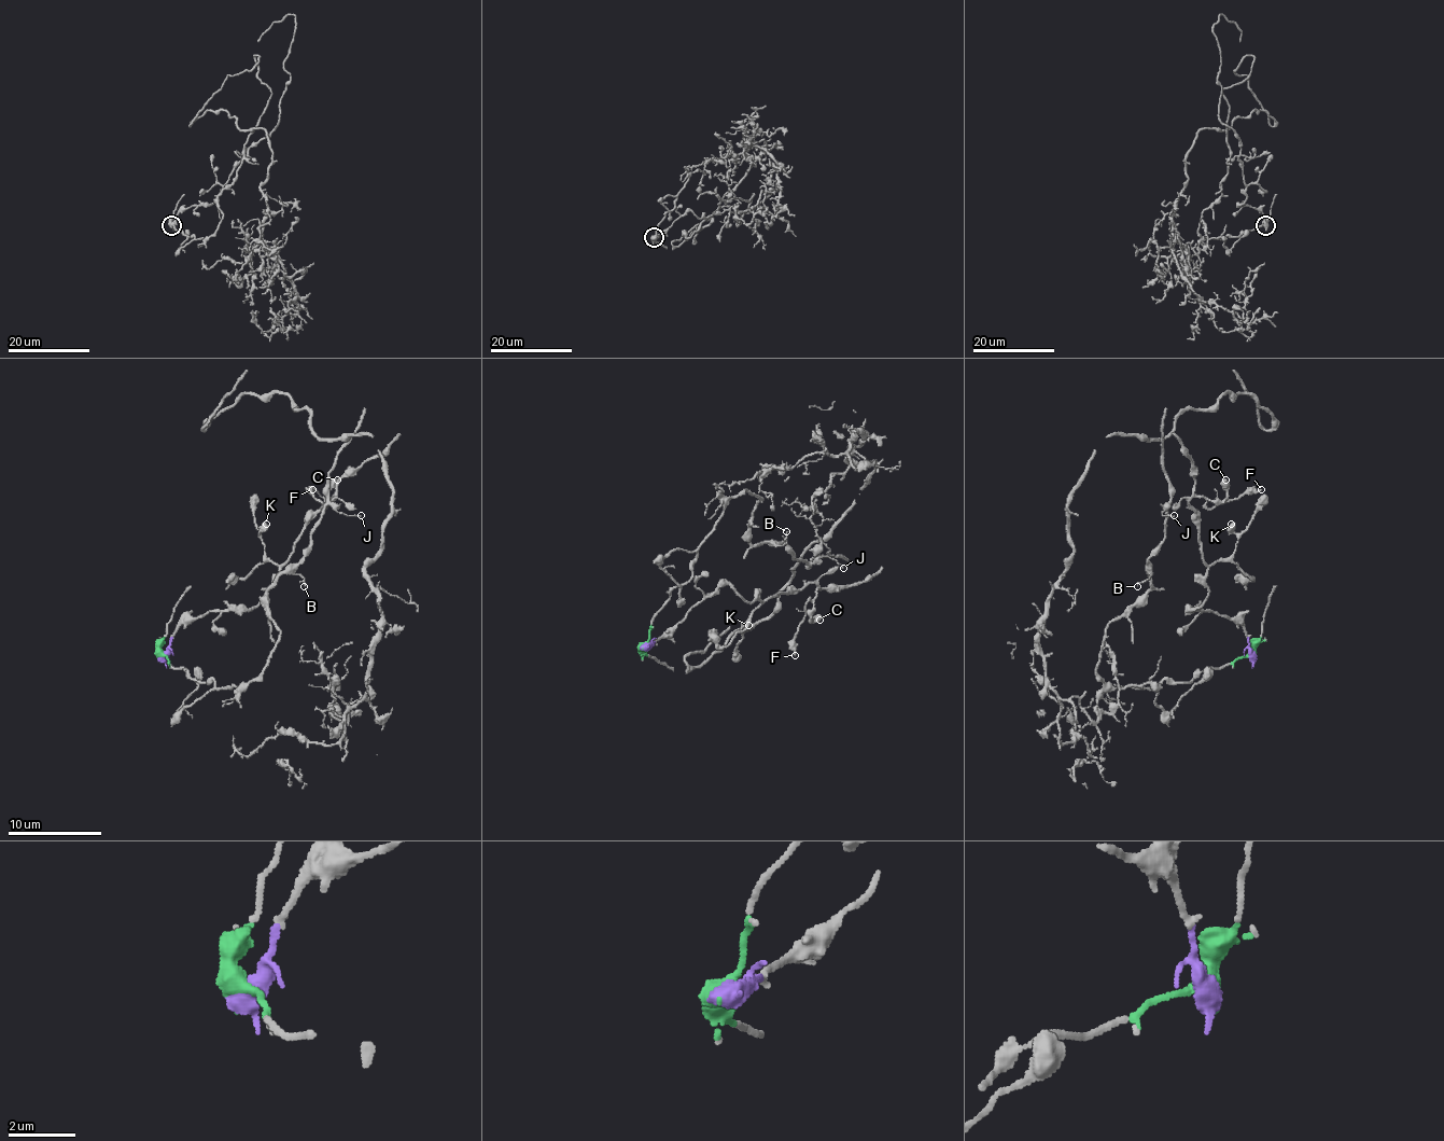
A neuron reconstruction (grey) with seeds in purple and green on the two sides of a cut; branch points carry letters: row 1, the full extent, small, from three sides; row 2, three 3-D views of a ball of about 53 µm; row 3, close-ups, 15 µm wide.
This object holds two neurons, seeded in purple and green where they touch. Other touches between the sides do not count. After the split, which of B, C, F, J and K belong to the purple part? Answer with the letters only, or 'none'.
C, F, K

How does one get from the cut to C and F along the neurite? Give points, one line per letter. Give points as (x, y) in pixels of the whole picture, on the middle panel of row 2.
C: (644, 646), (726, 583), (749, 602), (763, 602), (773, 595), (815, 583), (817, 595), (811, 621), (819, 618)
F: (644, 646), (726, 583), (749, 602), (763, 602), (773, 595), (815, 583), (817, 595), (794, 640), (794, 656)

